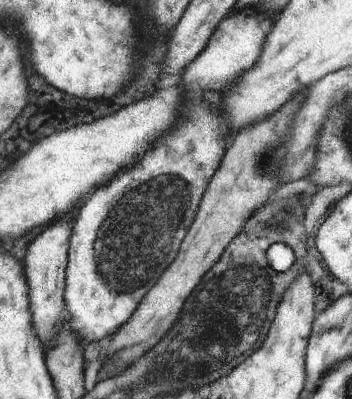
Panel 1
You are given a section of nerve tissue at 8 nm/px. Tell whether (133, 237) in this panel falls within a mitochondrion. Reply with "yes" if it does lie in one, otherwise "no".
yes

